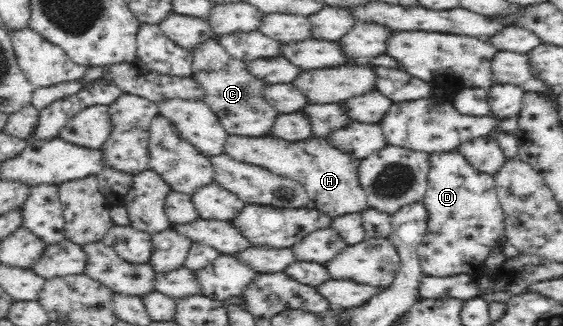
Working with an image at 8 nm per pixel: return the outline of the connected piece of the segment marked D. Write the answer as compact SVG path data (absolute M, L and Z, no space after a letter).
M447 152L447 153L434 153L430 154L430 170L428 173L428 187L425 193L425 197L422 201L425 204L425 209L428 213L428 228L418 245L418 256L421 264L421 270L425 276L433 276L436 278L453 277L459 274L465 274L470 276L479 276L484 273L486 269L483 267L487 255L491 253L491 248L497 247L497 239L503 237L504 229L504 209L499 202L499 197L496 195L494 176L487 172L479 172L475 170L459 152Z

